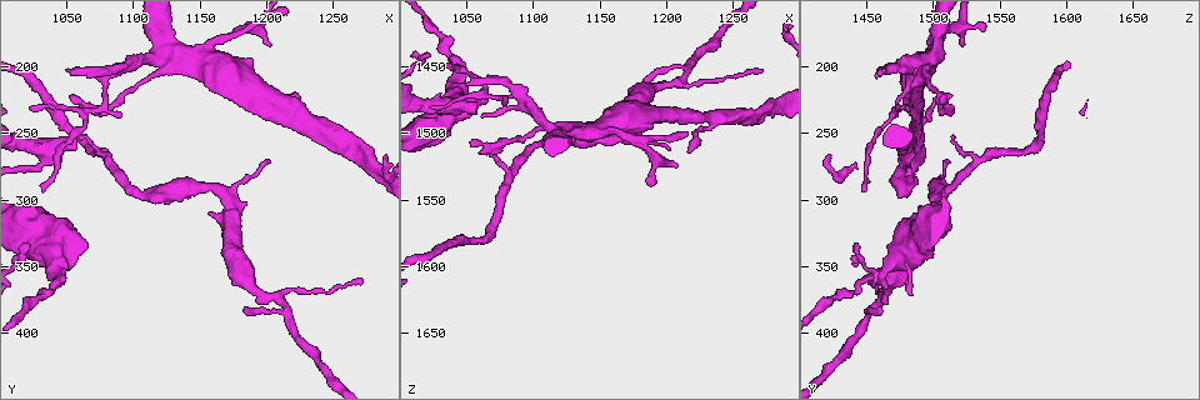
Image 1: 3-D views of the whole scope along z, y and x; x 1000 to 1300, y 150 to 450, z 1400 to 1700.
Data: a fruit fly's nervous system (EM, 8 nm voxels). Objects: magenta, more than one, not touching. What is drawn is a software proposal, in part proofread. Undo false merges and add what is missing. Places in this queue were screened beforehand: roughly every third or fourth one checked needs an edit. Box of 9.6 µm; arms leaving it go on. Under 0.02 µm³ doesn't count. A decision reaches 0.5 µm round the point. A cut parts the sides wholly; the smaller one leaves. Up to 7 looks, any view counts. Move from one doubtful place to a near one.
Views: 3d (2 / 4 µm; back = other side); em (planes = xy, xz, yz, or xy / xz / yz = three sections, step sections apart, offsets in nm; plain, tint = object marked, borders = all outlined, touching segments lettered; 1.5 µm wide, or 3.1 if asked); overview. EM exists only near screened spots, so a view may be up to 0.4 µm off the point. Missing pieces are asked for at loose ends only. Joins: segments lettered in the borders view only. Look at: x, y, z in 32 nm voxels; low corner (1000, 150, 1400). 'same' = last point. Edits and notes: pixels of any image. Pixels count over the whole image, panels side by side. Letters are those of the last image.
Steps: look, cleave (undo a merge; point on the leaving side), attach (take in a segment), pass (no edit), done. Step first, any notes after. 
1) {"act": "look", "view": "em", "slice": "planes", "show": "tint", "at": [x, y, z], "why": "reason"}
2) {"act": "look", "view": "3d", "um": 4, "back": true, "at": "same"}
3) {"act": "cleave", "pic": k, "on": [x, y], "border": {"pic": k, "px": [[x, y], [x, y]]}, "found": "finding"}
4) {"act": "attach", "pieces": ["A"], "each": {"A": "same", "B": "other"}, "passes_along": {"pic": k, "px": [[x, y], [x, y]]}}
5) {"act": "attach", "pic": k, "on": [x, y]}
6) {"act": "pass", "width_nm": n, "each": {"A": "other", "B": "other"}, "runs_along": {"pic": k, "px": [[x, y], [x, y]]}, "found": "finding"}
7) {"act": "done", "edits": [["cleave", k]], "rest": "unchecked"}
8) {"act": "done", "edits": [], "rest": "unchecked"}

{"act": "look", "view": "3d", "um": 2, "at": [1158, 290, 1504], "why": "sudden change in width"}

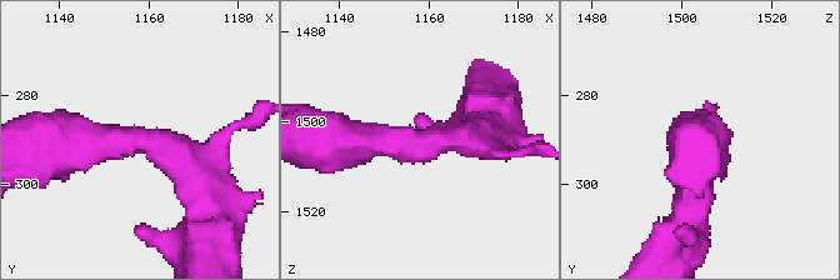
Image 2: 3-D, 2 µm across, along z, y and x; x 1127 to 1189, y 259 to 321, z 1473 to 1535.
{"act": "look", "view": "em", "slice": "planes", "show": "borders", "at": [1158, 290, 1504], "arm_widths_nm": [300, 400]}

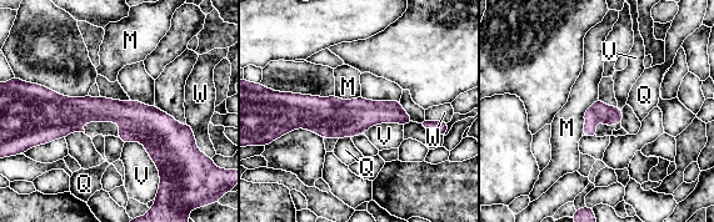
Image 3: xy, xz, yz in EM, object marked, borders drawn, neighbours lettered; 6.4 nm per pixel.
{"act": "pass", "longest_contact_nm": ["V", 340], "each": {"M": "other", "Q": "other", "V": "other", "W": "other"}, "found": "continuous, no second neuron"}

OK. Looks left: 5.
{"act": "look", "view": "3d", "um": 4, "at": [1060, 256, 1484], "why": "an open end"}

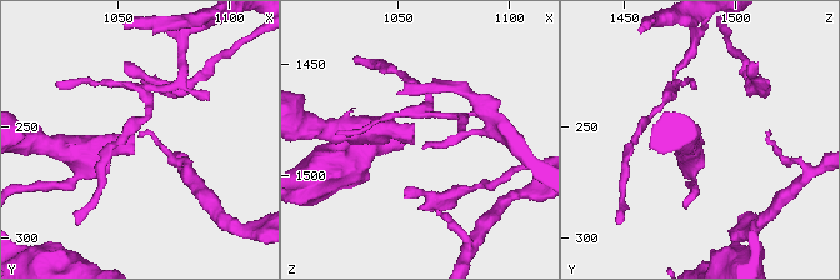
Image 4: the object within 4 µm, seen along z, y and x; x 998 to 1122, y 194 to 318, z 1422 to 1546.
{"act": "look", "view": "em", "slice": "planes", "show": "plain", "at": [1059, 258, 1486], "why": "now the EM"}

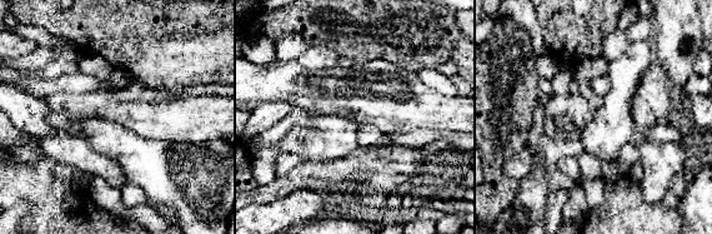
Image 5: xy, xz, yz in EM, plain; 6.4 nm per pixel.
{"act": "look", "view": "em", "slice": "planes", "show": "borders", "at": "same", "why": "see the neighbours"}

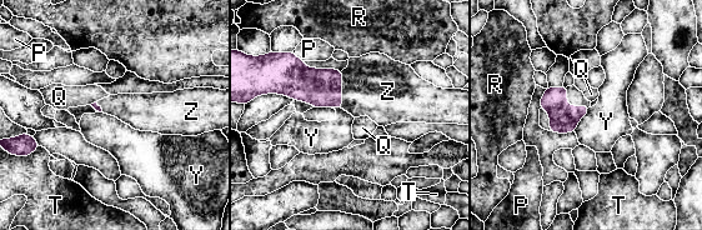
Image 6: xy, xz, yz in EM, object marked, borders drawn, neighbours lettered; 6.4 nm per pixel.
{"act": "attach", "pieces": ["Z"], "each": {"P": "other", "Q": "other", "R": "other", "T": "other", "Y": "other", "Z": "same"}, "found": "it goes on there"}

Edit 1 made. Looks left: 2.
{"act": "look", "view": "em", "slice": "planes", "show": "borders", "at": [1048, 204, 1464]}

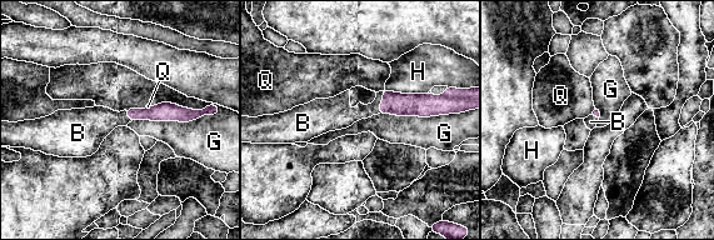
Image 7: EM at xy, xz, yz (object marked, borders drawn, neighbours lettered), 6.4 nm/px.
{"act": "attach", "pieces": ["B"], "each": {"B": "same", "G": "other", "H": "other", "Q": "other"}, "found": "the neuron continues"}

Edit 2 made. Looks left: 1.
{"act": "done", "edits": [["attach", 6], ["attach", 7]], "rest": "unchecked"}

